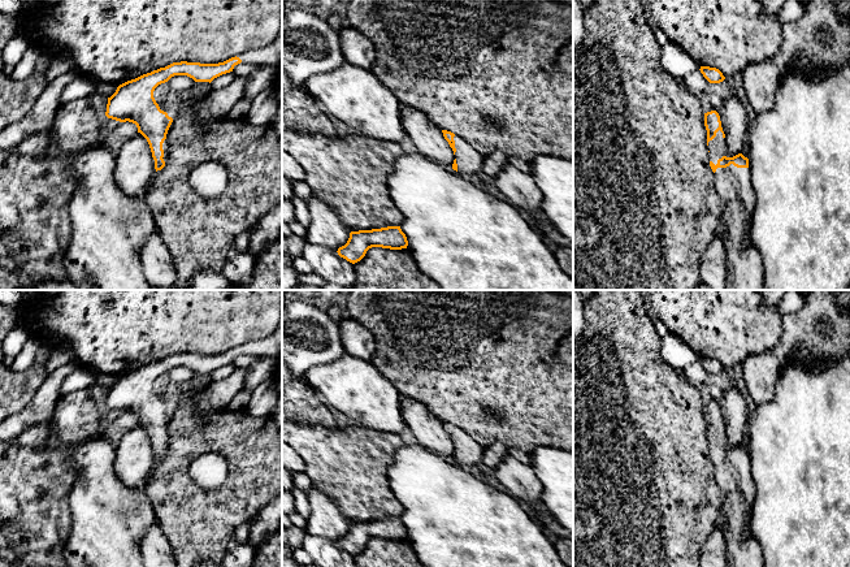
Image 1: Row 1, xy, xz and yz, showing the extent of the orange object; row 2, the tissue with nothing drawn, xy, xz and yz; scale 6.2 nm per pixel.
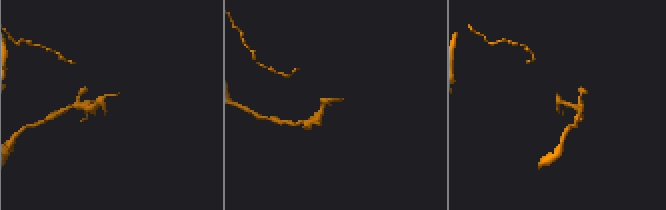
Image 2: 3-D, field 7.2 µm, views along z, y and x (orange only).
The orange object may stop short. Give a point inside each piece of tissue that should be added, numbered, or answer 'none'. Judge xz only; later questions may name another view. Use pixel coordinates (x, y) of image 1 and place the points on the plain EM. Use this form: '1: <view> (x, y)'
1: xz (468, 451)

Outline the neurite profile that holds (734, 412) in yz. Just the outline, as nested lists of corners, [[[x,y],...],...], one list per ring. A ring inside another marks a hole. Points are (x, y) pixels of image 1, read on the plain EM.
[[[729,386],[717,402],[725,425],[727,443],[736,447],[747,432],[749,408],[741,391]]]

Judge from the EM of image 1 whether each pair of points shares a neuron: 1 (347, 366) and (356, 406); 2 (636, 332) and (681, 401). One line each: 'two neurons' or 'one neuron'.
1: one neuron
2: one neuron

